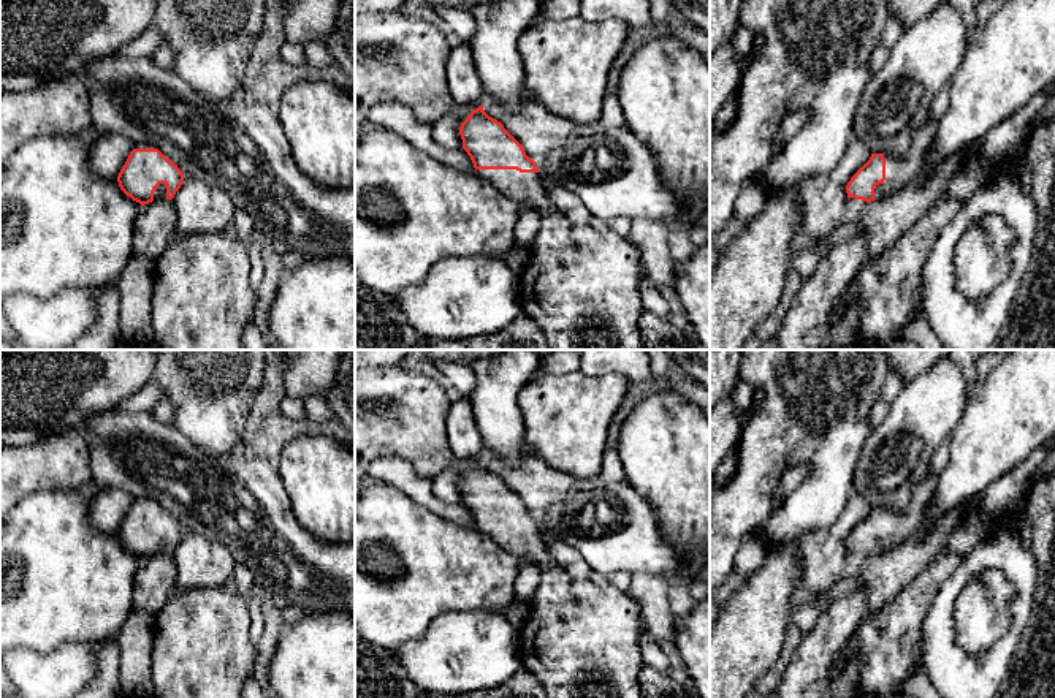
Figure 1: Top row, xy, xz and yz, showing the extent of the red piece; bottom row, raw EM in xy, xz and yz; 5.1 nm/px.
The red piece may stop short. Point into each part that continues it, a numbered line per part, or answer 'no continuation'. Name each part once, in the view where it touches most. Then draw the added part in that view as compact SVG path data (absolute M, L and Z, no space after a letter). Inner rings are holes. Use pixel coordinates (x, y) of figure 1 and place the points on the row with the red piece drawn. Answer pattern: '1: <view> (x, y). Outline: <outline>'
1: xz (526, 189). Outline: M477 169L475 173L520 207L537 209L542 215L554 211L539 173L516 169Z

